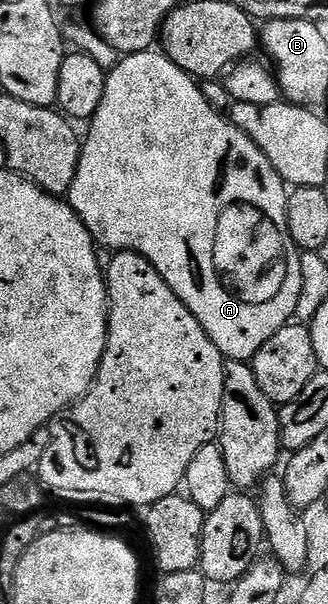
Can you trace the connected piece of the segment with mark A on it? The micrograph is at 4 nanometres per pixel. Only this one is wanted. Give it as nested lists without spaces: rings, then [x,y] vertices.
[[[157,48],[124,55],[106,73],[103,100],[99,100],[99,108],[93,113],[88,126],[89,131],[83,134],[79,168],[75,172],[67,201],[79,220],[83,220],[87,232],[91,232],[93,241],[98,247],[108,247],[114,252],[133,250],[136,254],[143,255],[157,269],[159,276],[167,280],[171,292],[175,292],[175,296],[179,296],[183,304],[187,304],[191,316],[195,316],[195,320],[203,324],[203,332],[211,336],[221,355],[226,360],[249,362],[259,352],[259,348],[263,348],[263,344],[267,344],[267,340],[271,340],[271,336],[279,332],[279,328],[294,321],[299,304],[299,288],[303,288],[303,272],[299,272],[302,251],[297,249],[295,240],[291,240],[291,232],[287,228],[287,183],[281,179],[279,172],[275,172],[271,160],[264,152],[228,116],[207,100],[202,83],[183,72],[179,64],[175,64]]]

